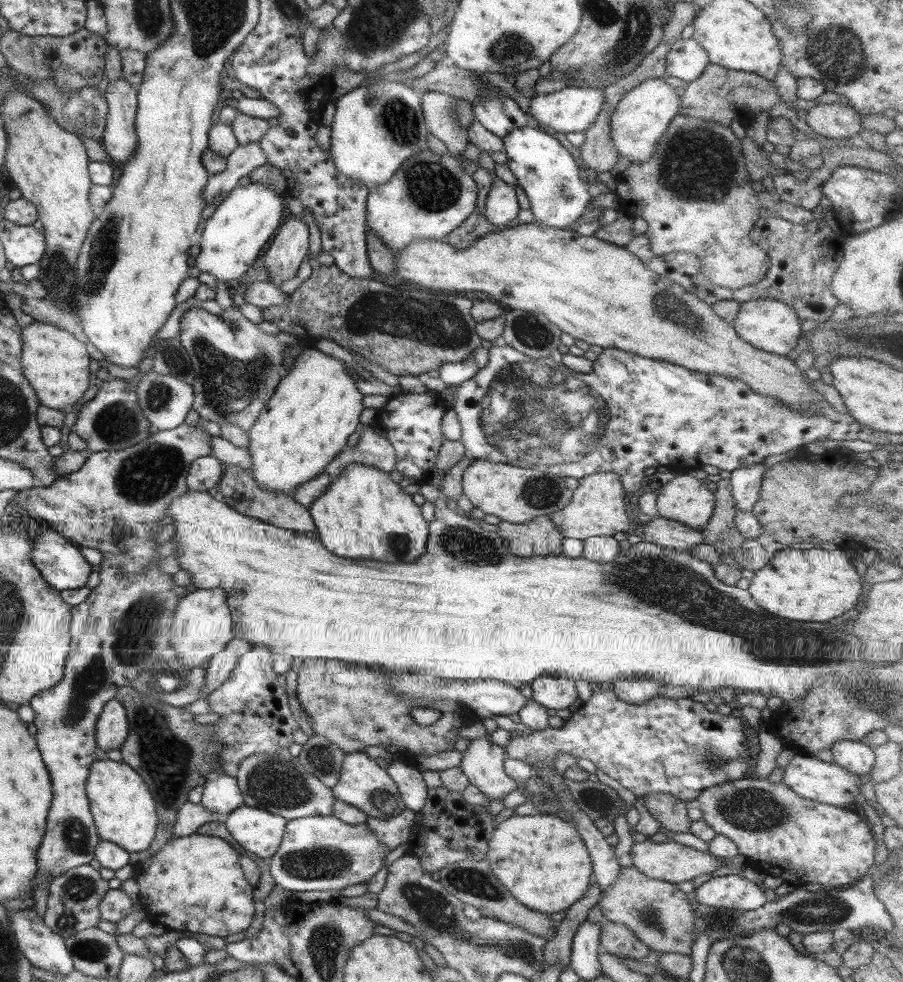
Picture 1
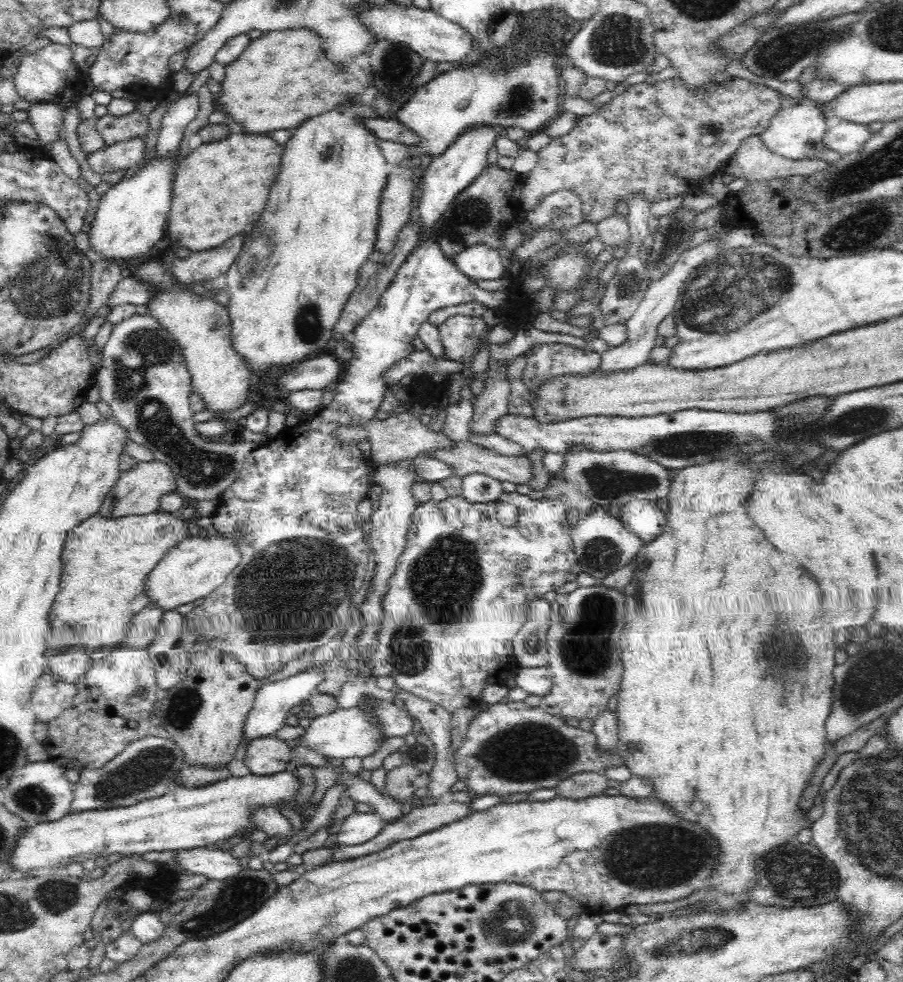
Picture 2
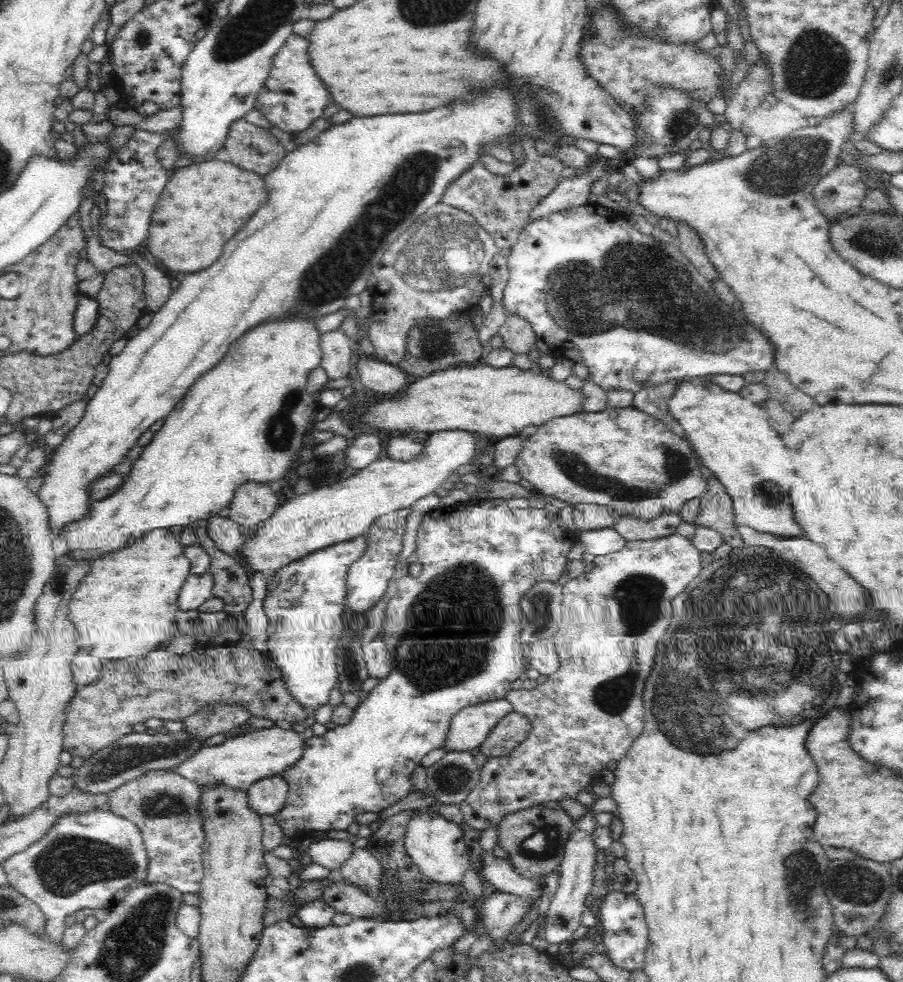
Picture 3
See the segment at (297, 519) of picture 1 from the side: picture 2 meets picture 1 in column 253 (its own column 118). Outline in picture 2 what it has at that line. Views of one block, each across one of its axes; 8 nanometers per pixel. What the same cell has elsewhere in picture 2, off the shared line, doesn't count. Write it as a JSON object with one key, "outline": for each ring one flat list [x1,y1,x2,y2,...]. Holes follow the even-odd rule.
{"outline":[[158,460,140,462,130,472,122,472,120,480,114,484,114,490,104,500,98,514,107,519,118,519,124,516,144,516,159,511,161,496,175,490,174,475,170,469]]}

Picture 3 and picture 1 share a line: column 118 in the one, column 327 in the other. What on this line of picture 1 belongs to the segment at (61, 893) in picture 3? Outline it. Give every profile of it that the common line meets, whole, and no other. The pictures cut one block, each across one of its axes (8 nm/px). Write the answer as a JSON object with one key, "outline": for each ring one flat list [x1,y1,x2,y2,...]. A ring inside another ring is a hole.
{"outline":[[305,816,287,820,277,850,267,859,274,884,290,893,329,891,333,895,350,884,367,883,381,867,383,845,366,823,351,826,331,816]]}

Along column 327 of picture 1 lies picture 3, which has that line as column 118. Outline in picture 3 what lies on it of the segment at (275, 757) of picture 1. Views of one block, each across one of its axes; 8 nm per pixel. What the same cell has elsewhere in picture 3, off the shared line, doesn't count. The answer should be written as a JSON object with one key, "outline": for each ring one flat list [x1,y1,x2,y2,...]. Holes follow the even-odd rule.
{"outline":[[150,770,130,782,108,792,110,810,133,822,140,831,147,854,148,883,164,883,183,894,200,892,204,865,202,844,204,821,202,821,202,789,194,783,166,770]]}

